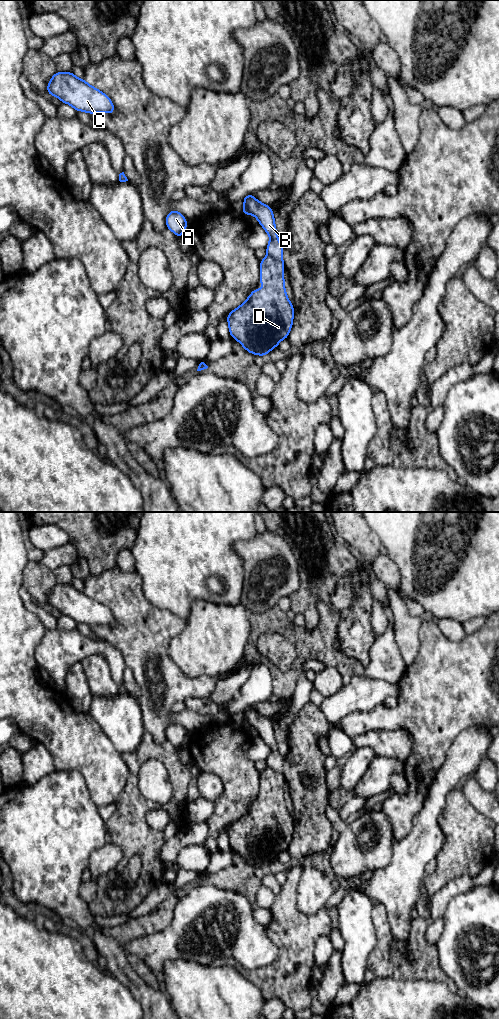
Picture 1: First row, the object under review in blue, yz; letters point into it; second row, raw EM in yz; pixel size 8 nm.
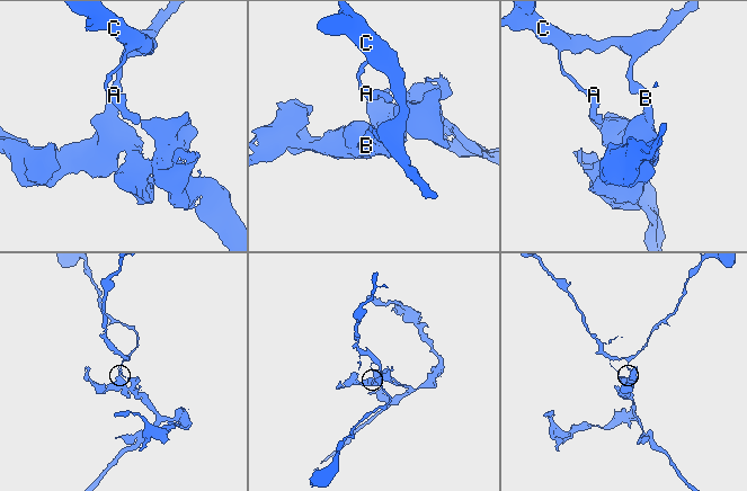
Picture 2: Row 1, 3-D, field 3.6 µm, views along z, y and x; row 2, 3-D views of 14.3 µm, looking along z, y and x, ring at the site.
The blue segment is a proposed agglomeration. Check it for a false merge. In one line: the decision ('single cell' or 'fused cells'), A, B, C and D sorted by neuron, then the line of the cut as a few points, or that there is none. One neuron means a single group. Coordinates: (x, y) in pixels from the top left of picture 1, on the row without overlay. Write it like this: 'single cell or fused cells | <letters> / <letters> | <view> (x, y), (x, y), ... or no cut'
fused cells | A B C / D | yz (268, 766), (281, 773)

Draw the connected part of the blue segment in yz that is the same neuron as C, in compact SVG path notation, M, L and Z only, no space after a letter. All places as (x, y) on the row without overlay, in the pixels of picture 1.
M56 584L47 597L47 605L56 608L62 615L72 618L76 624L92 625L115 624L108 607L77 590L72 584Z

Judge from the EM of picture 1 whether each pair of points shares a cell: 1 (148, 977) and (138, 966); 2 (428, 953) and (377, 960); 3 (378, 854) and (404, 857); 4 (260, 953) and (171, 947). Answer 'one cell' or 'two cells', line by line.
1: one cell
2: one cell
3: two cells
4: one cell

